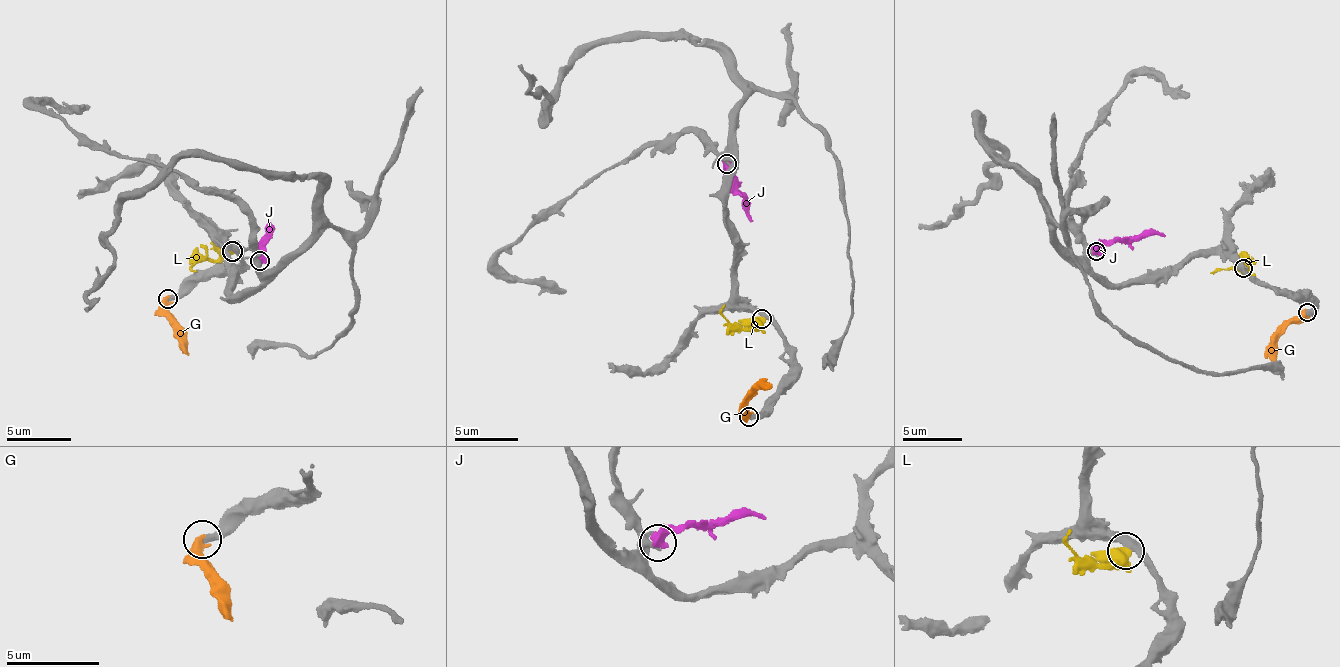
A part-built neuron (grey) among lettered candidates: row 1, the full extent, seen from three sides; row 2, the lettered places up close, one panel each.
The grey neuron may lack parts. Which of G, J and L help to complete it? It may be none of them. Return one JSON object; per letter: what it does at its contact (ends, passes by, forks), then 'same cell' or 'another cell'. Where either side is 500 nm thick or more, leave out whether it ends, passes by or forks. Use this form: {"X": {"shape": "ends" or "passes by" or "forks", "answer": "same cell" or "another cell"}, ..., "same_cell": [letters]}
{"G": {"answer": "same cell"}, "J": {"answer": "another cell"}, "L": {"answer": "another cell"}, "same_cell": ["G"]}

